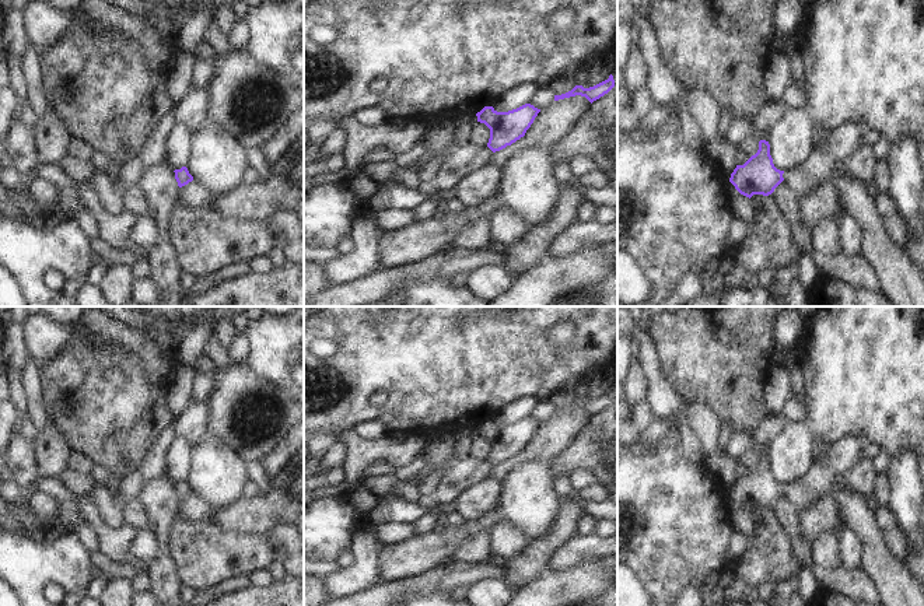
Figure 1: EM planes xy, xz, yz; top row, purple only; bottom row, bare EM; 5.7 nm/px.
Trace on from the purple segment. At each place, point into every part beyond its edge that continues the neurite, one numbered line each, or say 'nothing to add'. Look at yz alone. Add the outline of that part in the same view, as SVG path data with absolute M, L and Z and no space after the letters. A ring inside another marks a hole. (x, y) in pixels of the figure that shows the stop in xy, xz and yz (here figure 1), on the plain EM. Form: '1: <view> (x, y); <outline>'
1: yz (840, 456); M864 432L843 437L829 446L802 479L784 484L784 494L798 511L818 502L829 494L836 480L865 458L867 446L871 444L871 437Z

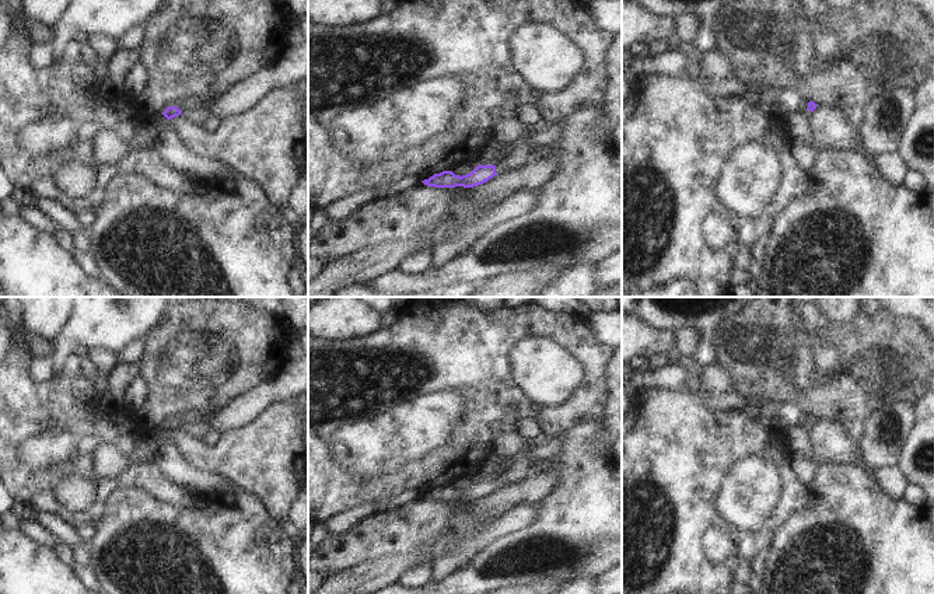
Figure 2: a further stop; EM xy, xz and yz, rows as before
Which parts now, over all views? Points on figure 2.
1: xz (528, 427); M521 417L517 420L518 433L528 441L528 447L515 455L514 464L504 472L500 479L496 479L496 486L510 485L514 482L521 482L527 476L527 471L532 462L525 457L525 454L534 447L531 441L542 433L541 424L534 417Z

